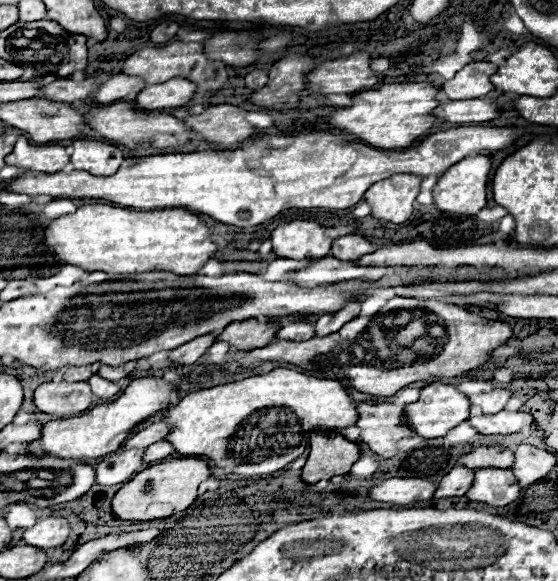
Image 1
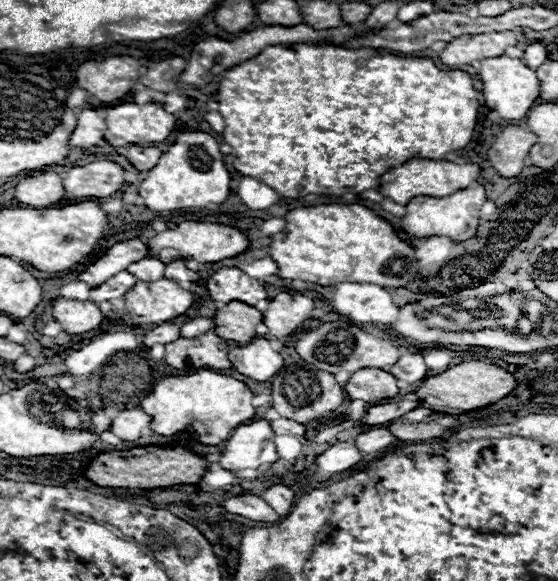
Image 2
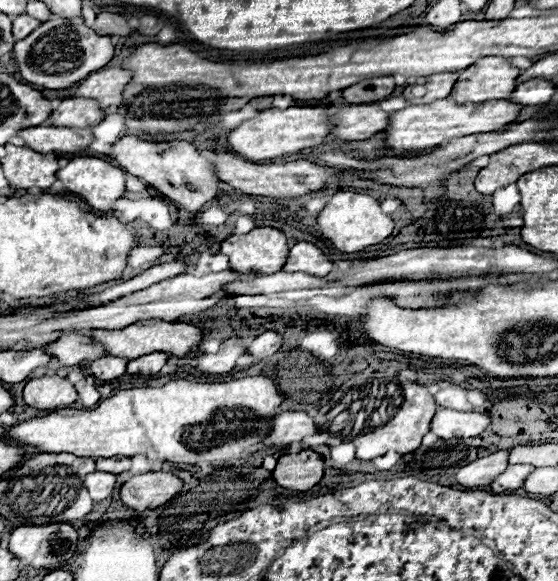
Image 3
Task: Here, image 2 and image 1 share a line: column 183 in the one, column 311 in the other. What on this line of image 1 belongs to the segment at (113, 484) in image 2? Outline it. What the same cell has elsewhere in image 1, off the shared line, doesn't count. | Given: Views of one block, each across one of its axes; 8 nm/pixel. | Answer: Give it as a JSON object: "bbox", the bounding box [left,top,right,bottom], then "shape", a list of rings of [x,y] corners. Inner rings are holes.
{"bbox":[302,430,360,484],"shape":[[[318,430],[310,436],[310,456],[302,468],[302,480],[316,484],[330,480],[336,474],[348,474],[352,464],[360,458],[360,446],[344,436],[326,436]]]}

